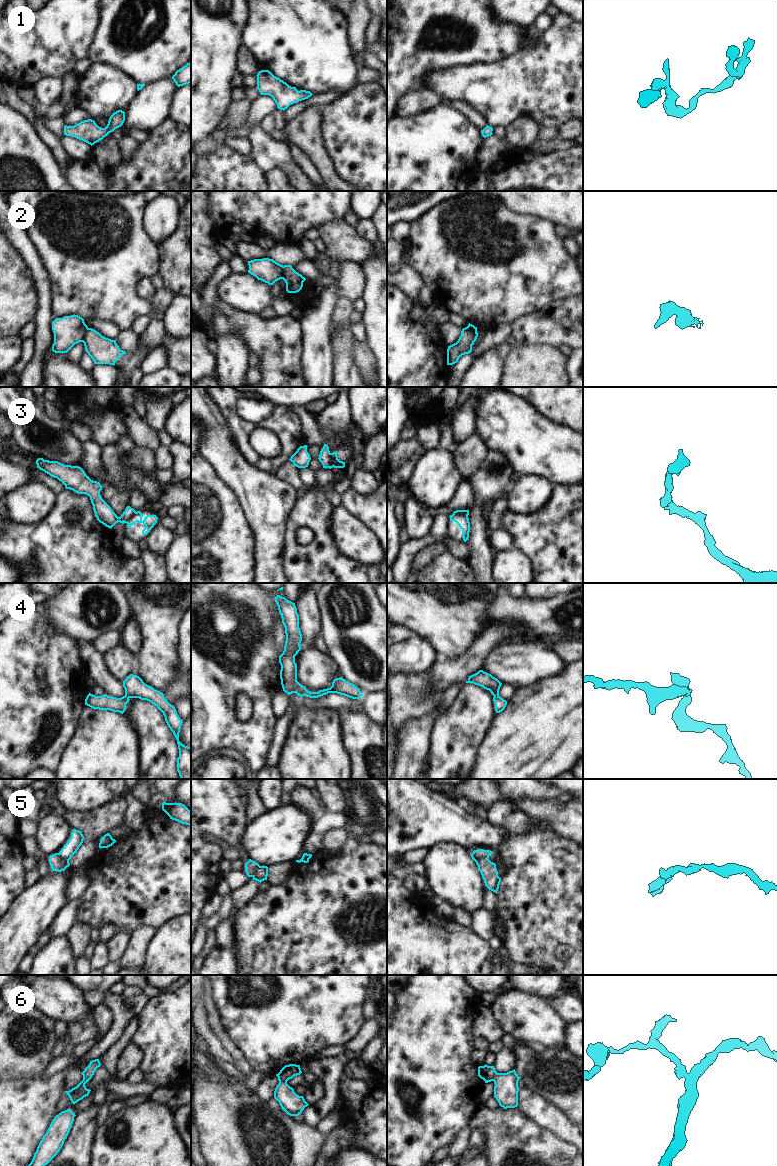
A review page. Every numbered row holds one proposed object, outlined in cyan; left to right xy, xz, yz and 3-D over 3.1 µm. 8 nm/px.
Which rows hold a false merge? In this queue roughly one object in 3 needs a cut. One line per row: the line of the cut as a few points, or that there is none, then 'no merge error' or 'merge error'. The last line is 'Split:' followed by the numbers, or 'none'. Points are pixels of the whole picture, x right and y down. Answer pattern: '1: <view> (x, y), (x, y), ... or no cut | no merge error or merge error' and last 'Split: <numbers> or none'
1: no cut | no merge error
2: xy (89, 328), (82, 341) | merge error
3: yz (453, 513), (462, 513), (467, 516) | merge error
4: no cut | no merge error
5: yz (473, 852), (487, 858) | merge error
6: no cut | no merge error
Split: 2, 3, 5

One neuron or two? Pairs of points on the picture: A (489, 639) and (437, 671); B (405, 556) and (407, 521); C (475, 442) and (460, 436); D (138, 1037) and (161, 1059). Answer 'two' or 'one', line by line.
A: one
B: two
C: two
D: one

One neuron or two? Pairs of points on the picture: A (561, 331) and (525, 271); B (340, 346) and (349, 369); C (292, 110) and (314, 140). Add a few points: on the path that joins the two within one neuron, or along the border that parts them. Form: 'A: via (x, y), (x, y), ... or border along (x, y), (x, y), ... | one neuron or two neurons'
A: border along (569, 298), (553, 301), (545, 308), (525, 316) | two neurons
B: via (342, 352), (343, 363) | one neuron
C: border along (315, 105), (305, 107), (286, 122) | two neurons

